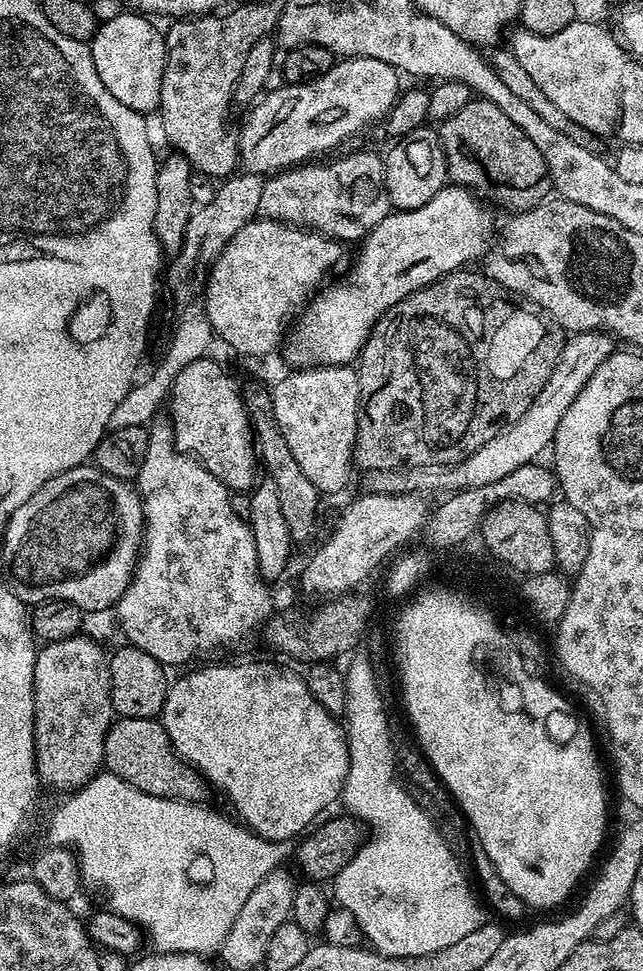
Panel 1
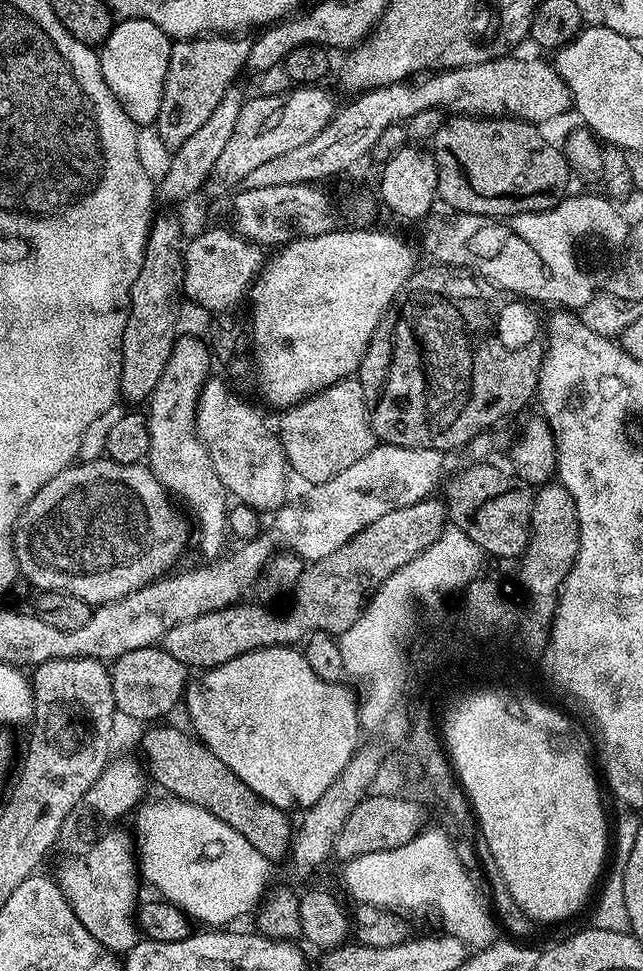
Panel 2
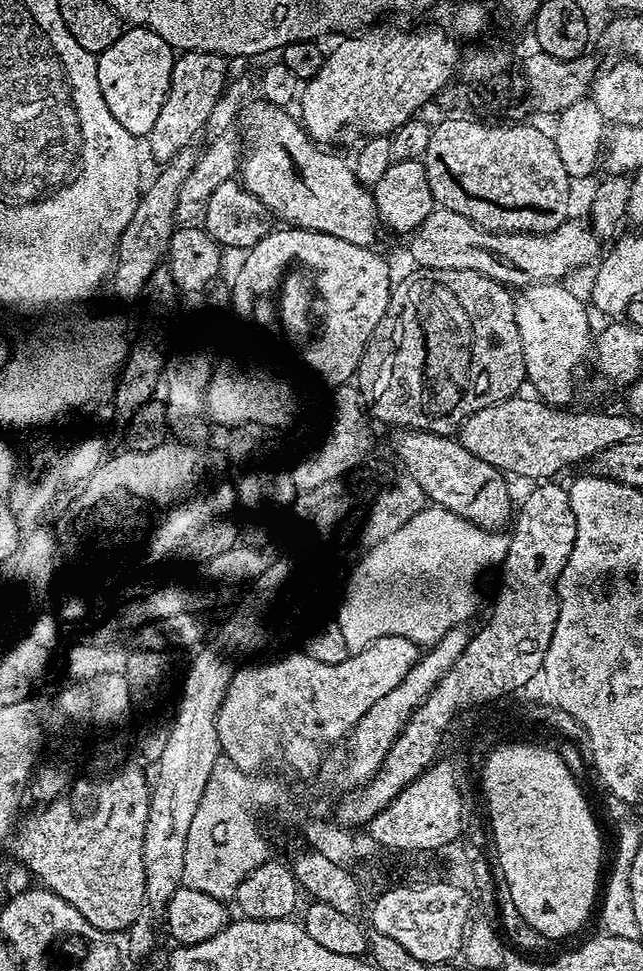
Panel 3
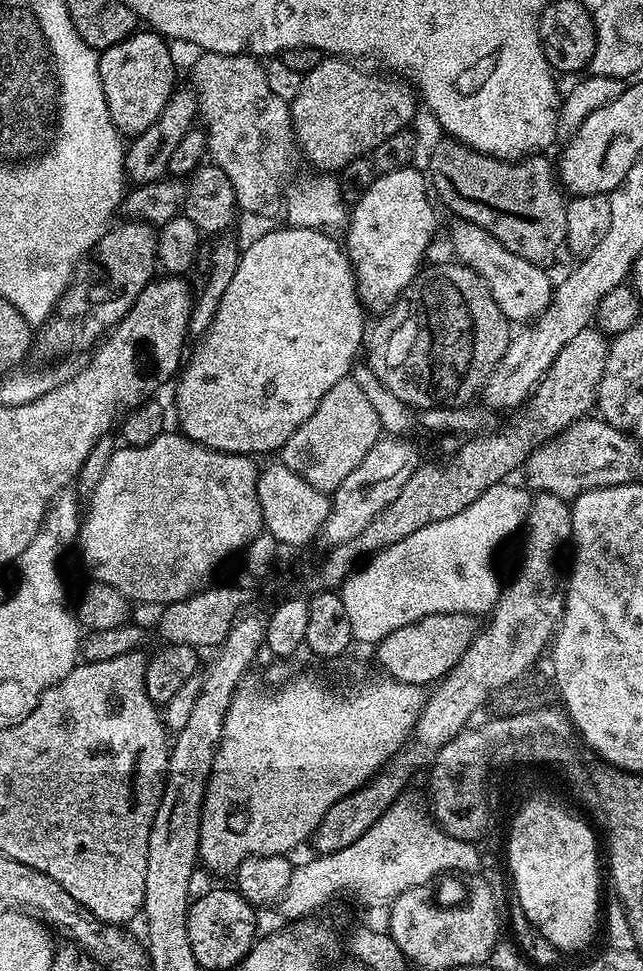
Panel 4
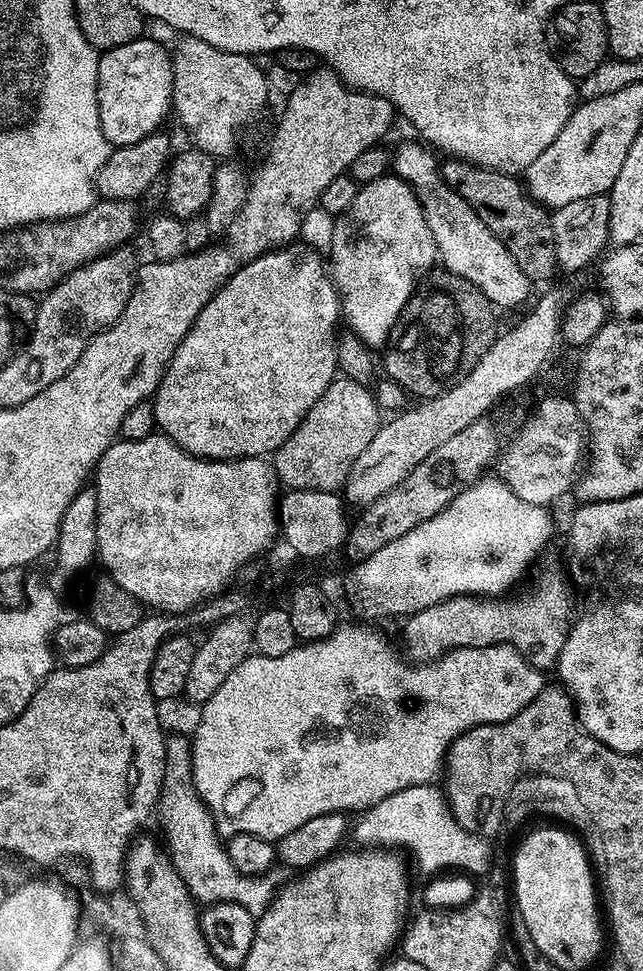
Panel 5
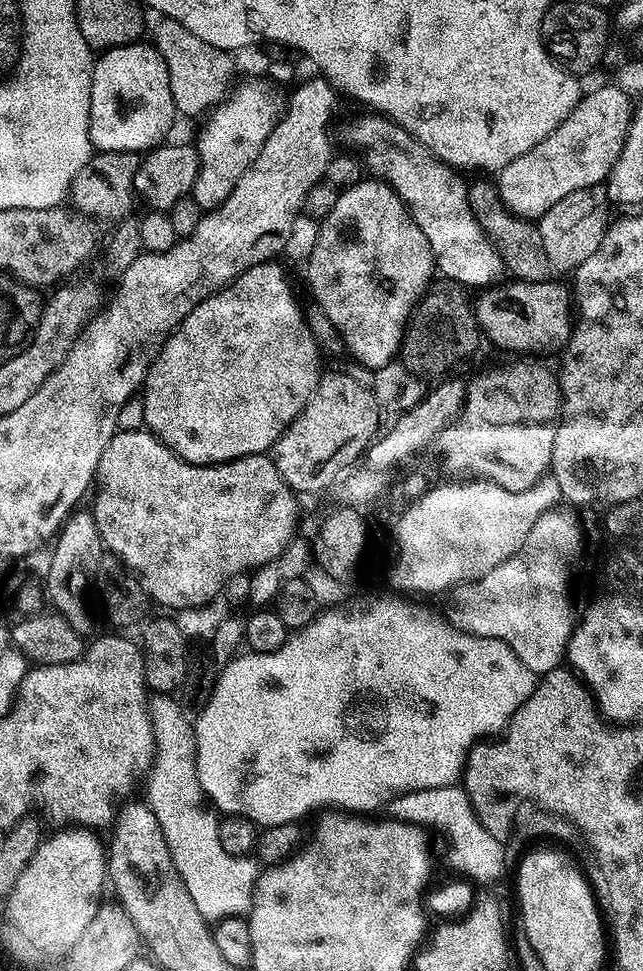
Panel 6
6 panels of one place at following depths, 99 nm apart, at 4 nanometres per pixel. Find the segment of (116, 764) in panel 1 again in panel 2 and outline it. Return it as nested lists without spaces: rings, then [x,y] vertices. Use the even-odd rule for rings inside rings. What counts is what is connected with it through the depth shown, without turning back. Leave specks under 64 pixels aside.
[[[164,726],[149,727],[152,729],[140,740],[140,752],[144,755],[142,764],[147,779],[165,788],[169,797],[198,806],[231,829],[237,830],[268,861],[285,859],[291,851],[294,835],[293,825],[290,826],[286,818],[287,813],[255,796],[238,778],[238,774],[227,768],[195,735],[187,731],[179,732],[176,728],[160,727]]]

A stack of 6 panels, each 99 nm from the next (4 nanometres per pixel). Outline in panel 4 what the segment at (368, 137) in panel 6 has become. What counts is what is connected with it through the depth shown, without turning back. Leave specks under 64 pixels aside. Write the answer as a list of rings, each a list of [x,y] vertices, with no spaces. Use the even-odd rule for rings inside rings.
[[[457,219],[455,223],[452,228],[455,259],[465,264],[467,268],[473,268],[480,275],[506,319],[513,325],[524,326],[533,318],[540,316],[552,300],[554,291],[554,280],[544,273],[547,271],[541,265],[526,262],[518,258],[518,254],[506,250],[506,246],[502,246],[502,242],[498,242],[486,230],[467,224],[461,219]]]

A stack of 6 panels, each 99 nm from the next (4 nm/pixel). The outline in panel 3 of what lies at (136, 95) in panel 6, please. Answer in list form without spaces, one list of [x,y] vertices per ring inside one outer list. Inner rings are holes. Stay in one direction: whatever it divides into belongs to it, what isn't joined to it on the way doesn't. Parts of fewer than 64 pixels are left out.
[[[132,26],[120,33],[118,42],[96,56],[98,90],[106,98],[110,114],[125,130],[137,138],[146,138],[154,130],[154,121],[162,114],[162,102],[170,90],[174,49],[147,26]]]

